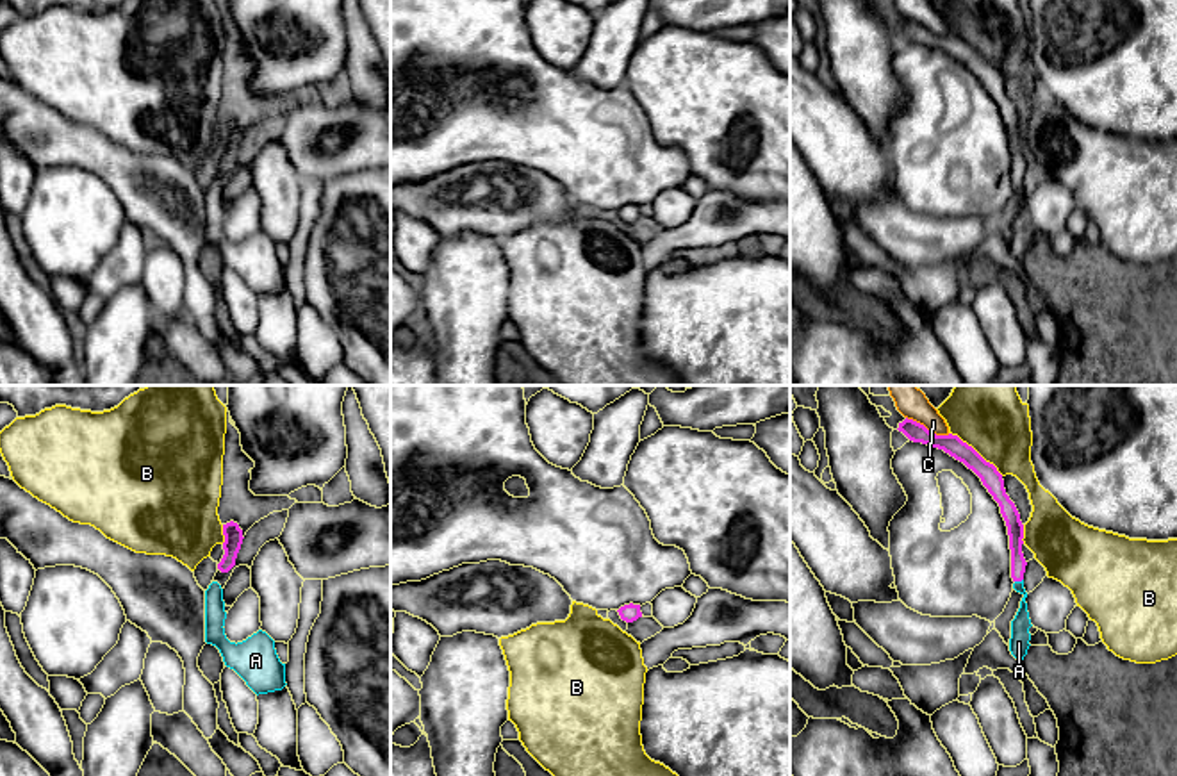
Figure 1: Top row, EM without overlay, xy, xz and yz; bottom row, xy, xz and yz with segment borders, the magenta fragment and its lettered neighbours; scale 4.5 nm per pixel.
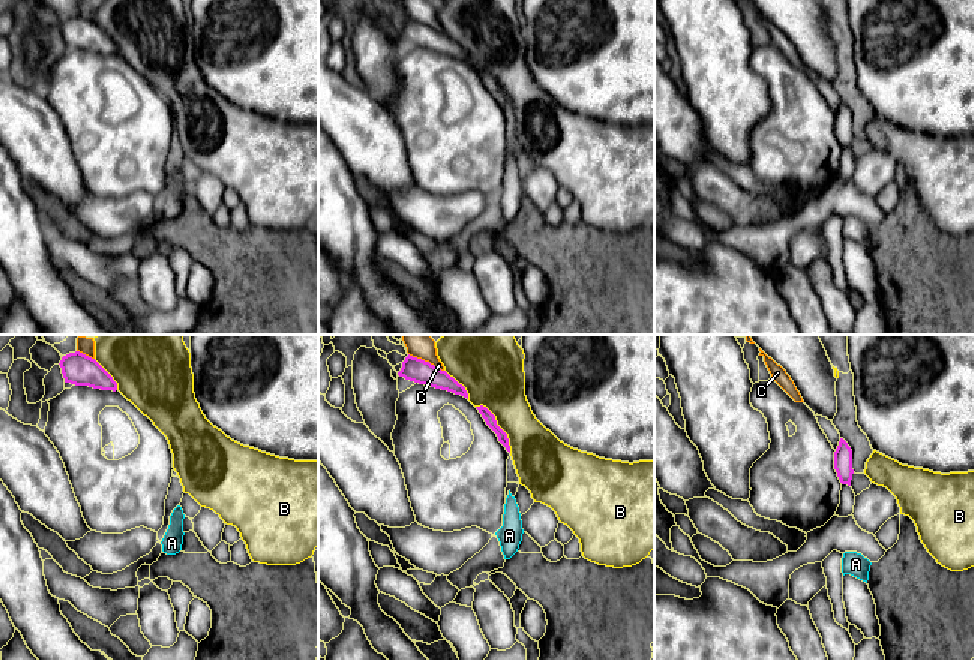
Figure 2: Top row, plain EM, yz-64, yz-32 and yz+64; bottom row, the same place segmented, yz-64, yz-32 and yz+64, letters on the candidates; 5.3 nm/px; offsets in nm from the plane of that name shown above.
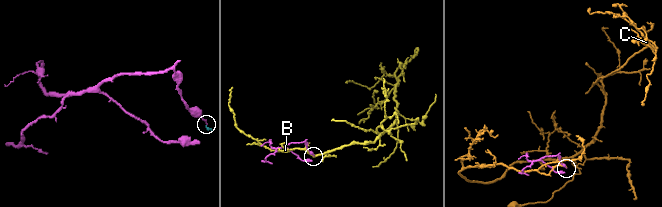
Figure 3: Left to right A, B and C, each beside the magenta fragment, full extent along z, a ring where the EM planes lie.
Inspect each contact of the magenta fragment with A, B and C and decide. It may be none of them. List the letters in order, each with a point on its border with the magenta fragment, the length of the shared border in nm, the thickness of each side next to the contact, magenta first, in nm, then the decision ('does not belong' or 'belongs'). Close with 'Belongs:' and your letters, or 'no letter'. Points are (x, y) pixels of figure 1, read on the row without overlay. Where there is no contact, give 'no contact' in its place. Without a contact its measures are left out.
A: contact yz (1019, 181); length 40 nm; calibres 80 and 90 nm; belongs
B: contact yz (974, 50); length 320 nm; calibres 90 and 280 nm; does not belong
C: contact yz (926, 29); length 220 nm; calibres 90 and 110 nm; does not belong
Belongs: A

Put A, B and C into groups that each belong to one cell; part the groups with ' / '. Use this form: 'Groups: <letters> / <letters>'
Groups: A / B / C

